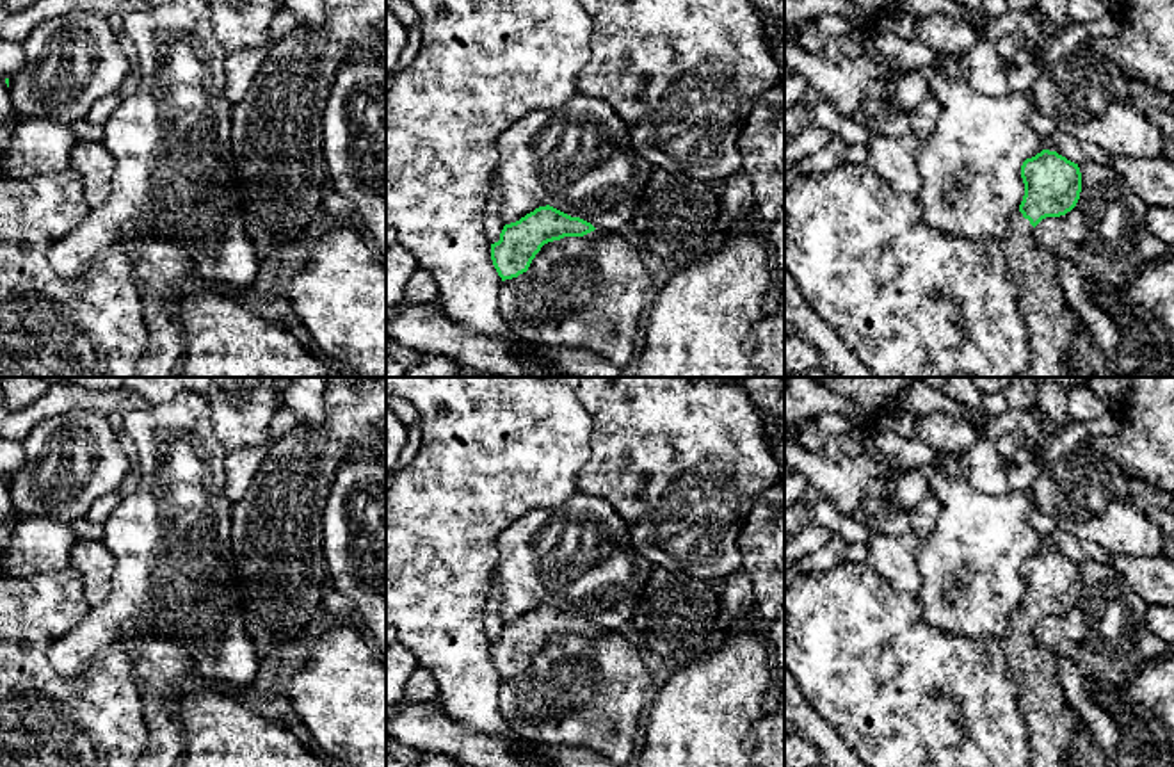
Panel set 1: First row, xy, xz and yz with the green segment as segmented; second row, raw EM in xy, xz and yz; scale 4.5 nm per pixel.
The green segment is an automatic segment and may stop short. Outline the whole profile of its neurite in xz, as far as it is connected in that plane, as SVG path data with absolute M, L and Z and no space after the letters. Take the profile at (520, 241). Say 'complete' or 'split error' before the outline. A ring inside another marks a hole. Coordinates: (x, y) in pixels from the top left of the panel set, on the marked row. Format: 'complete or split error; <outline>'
split error; M550 205L539 206L519 221L503 226L500 240L491 244L493 265L502 281L518 278L528 270L544 244L564 237L596 240L603 233L580 217L571 217Z

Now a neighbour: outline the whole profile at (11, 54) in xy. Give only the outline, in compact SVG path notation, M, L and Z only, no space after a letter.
M0 39L0 77L9 78L25 68L21 43Z

